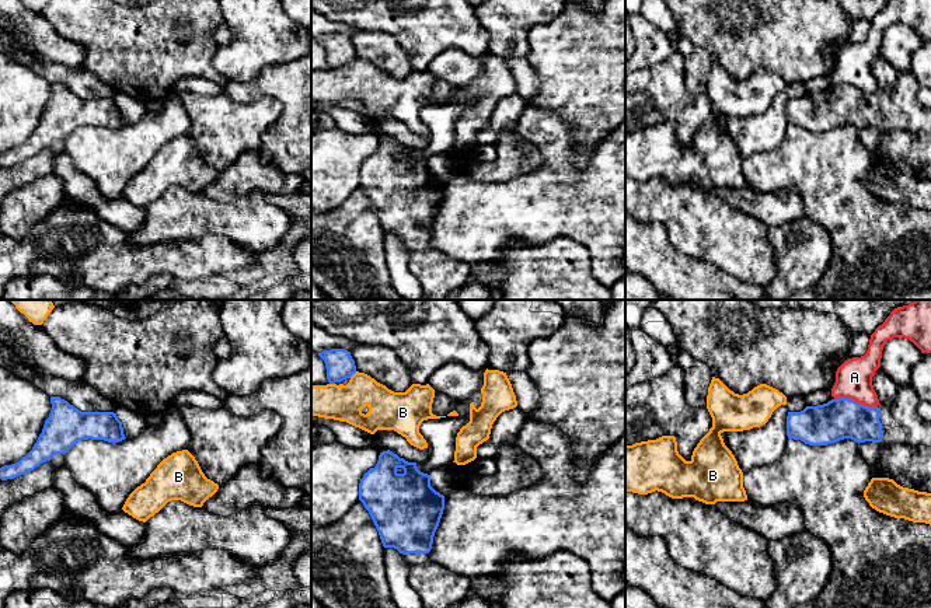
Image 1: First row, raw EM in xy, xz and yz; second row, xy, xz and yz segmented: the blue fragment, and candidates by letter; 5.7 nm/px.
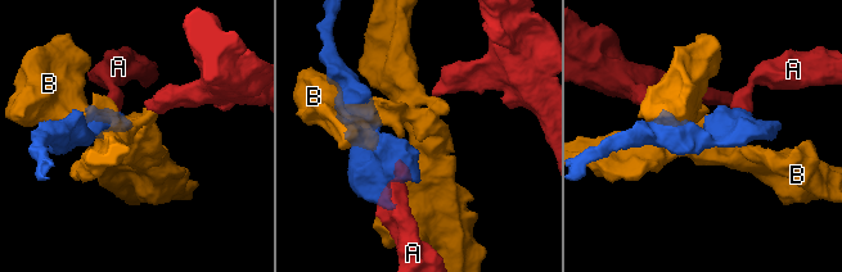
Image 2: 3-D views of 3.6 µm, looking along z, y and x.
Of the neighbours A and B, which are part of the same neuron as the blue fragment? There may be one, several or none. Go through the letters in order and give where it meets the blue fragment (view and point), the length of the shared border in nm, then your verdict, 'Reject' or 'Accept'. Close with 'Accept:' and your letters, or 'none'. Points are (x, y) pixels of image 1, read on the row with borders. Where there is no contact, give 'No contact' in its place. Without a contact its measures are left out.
A: Touches blue at yz (854, 401). Shared border 260 nm. Reject
B: Touches blue at xz (352, 374). Shared border 60 nm. Reject
Accept: none

